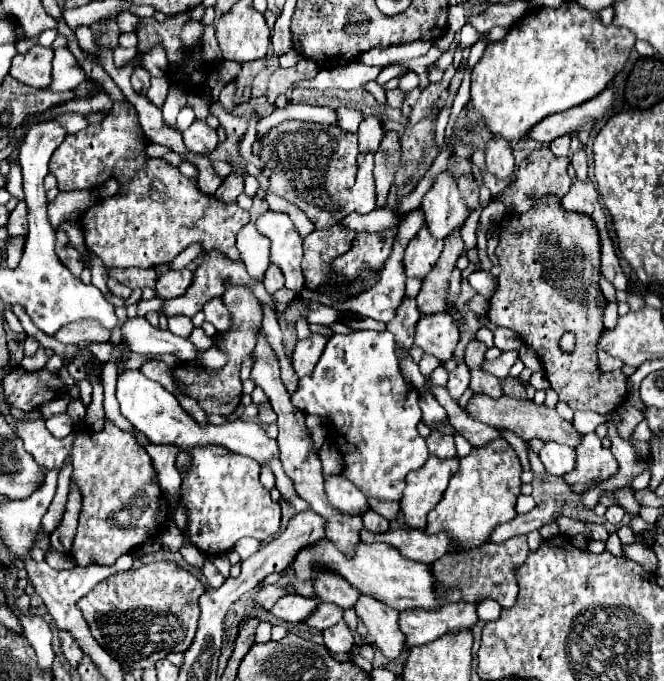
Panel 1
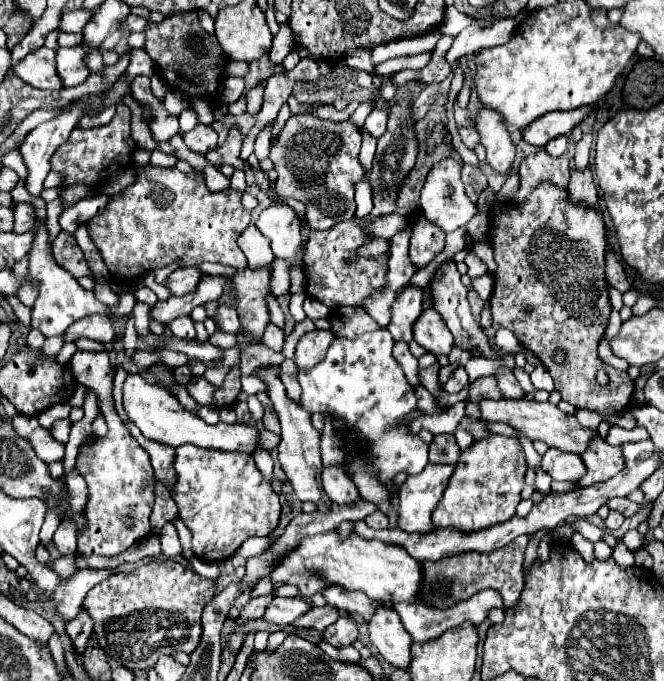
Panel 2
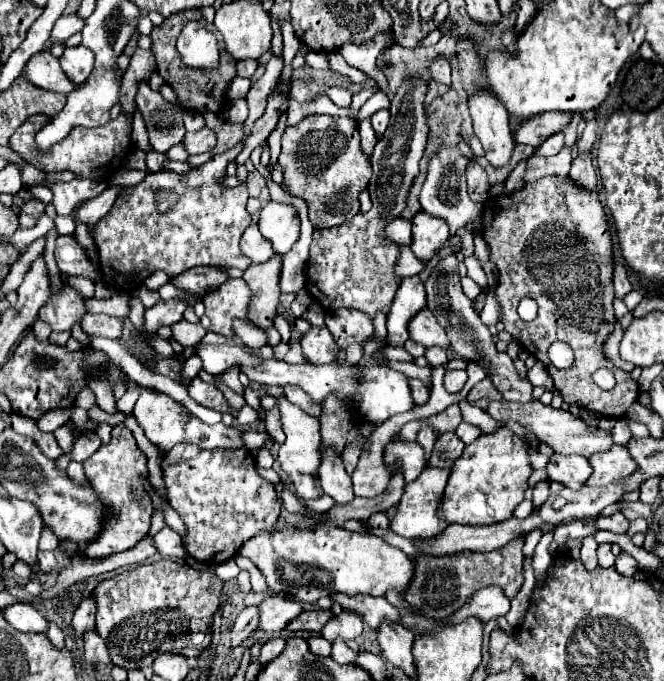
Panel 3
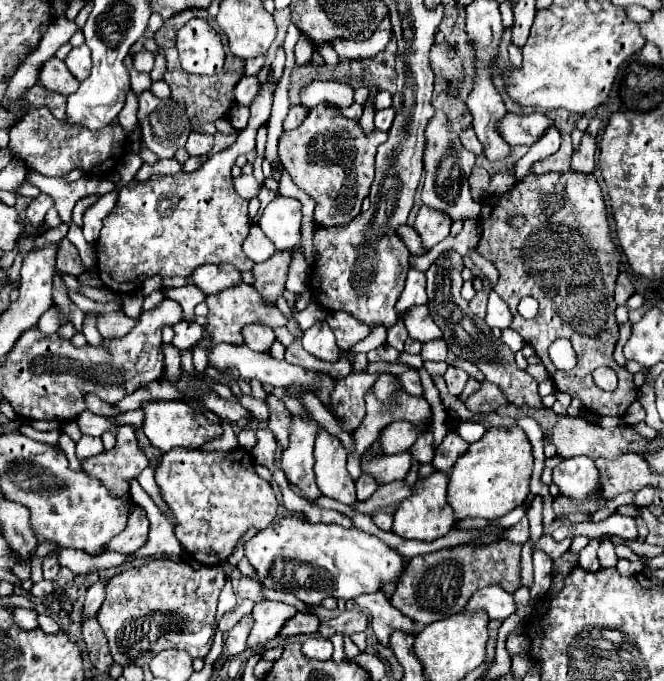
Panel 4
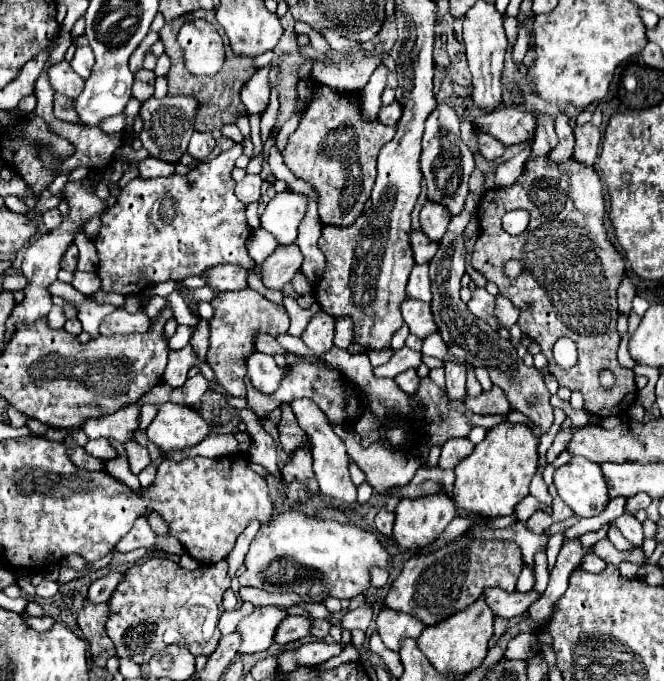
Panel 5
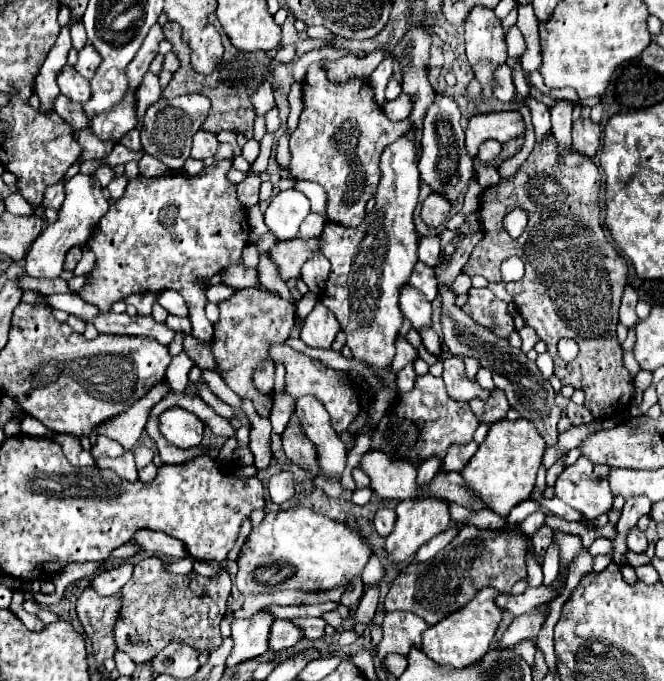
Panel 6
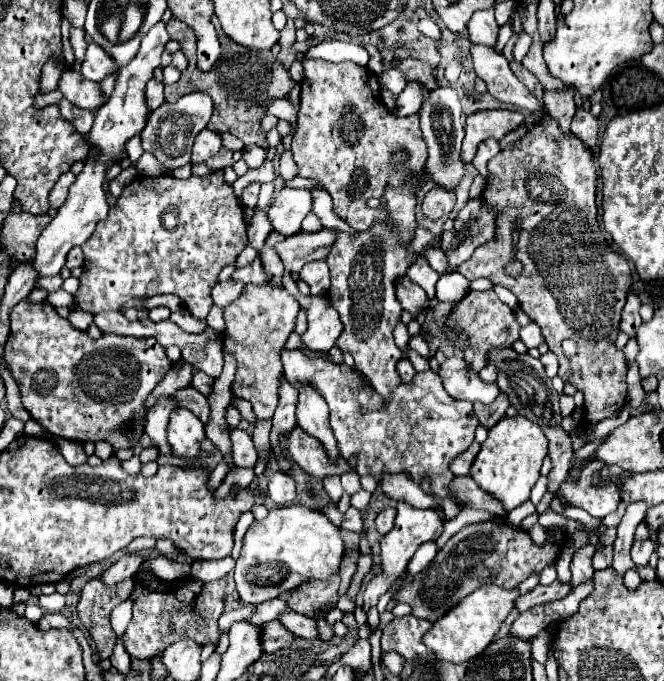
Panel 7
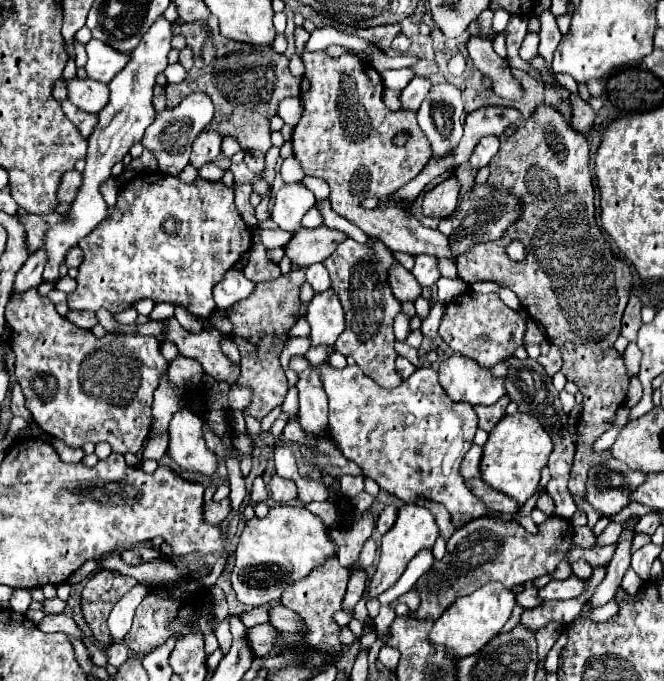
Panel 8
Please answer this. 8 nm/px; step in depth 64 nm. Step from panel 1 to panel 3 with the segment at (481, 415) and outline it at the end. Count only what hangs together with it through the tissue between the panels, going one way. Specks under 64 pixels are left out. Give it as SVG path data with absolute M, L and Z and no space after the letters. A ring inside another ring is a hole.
M538 400L534 402L496 402L496 404L488 404L488 410L486 410L494 420L498 422L508 422L508 420L514 420L518 422L520 426L528 428L536 440L540 442L546 442L554 452L560 452L560 454L582 454L582 456L590 456L594 452L604 452L608 448L612 448L612 440L610 440L610 432L604 432L600 428L594 428L594 426L588 426L582 418L574 416L572 412L564 412L564 410L556 410L548 404L542 404Z

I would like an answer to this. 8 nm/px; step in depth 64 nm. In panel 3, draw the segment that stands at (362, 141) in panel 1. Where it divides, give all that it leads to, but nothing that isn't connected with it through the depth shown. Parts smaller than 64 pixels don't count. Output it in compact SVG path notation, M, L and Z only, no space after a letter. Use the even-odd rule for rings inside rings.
M378 110L376 114L372 114L370 122L372 122L372 128L376 134L382 134L388 126L388 120L390 120L390 112L388 110Z

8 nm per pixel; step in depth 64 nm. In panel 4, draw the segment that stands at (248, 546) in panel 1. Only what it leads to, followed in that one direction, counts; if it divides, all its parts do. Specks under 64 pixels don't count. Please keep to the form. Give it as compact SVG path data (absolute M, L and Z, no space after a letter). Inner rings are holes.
M300 516L274 520L266 530L260 530L244 544L244 552L248 562L256 568L256 580L260 584L270 590L286 590L304 604L320 604L320 600L328 596L352 600L360 594L380 592L384 584L396 584L406 570L404 558L376 536L366 534L358 528L342 528L338 524L310 524Z

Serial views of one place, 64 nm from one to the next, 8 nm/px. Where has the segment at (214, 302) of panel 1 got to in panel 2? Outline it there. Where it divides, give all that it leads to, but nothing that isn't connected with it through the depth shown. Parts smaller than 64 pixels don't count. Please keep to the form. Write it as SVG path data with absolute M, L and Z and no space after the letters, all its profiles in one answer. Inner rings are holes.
M220 304L220 308L216 308L216 316L212 316L212 320L222 332L238 334L242 330L242 326L238 322L238 314L234 312L234 308L224 308L224 304Z

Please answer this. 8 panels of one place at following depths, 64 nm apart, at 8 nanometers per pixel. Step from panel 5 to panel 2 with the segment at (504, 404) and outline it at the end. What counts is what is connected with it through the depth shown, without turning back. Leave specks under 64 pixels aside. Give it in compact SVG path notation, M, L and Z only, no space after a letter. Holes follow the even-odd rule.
M482 376L470 384L470 402L480 402L482 398L500 400L502 392L492 376Z

